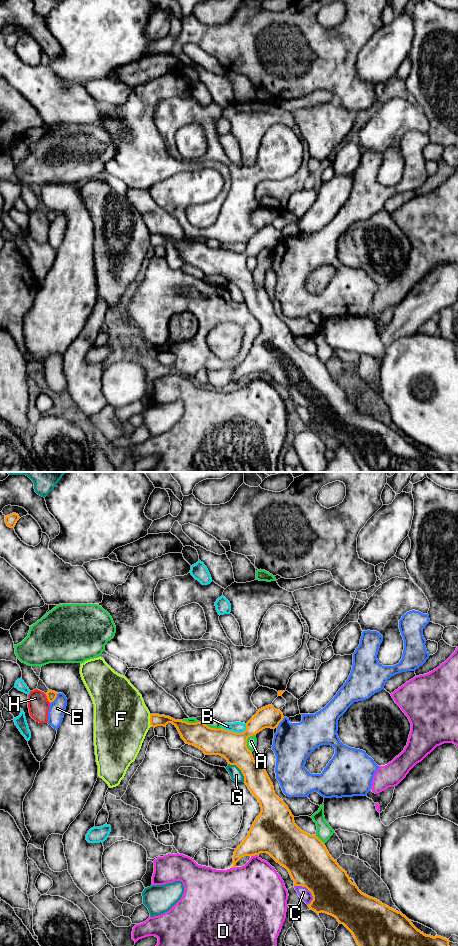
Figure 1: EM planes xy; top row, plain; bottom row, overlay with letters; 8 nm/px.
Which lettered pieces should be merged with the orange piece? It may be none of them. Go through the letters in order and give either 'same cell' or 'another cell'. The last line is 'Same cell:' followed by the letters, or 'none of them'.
A: another cell
B: another cell
C: another cell
D: another cell
E: another cell
F: another cell
G: another cell
H: another cell
Same cell: none of them

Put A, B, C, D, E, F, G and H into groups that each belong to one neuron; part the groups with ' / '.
A / B / C / D / E / F / G / H

